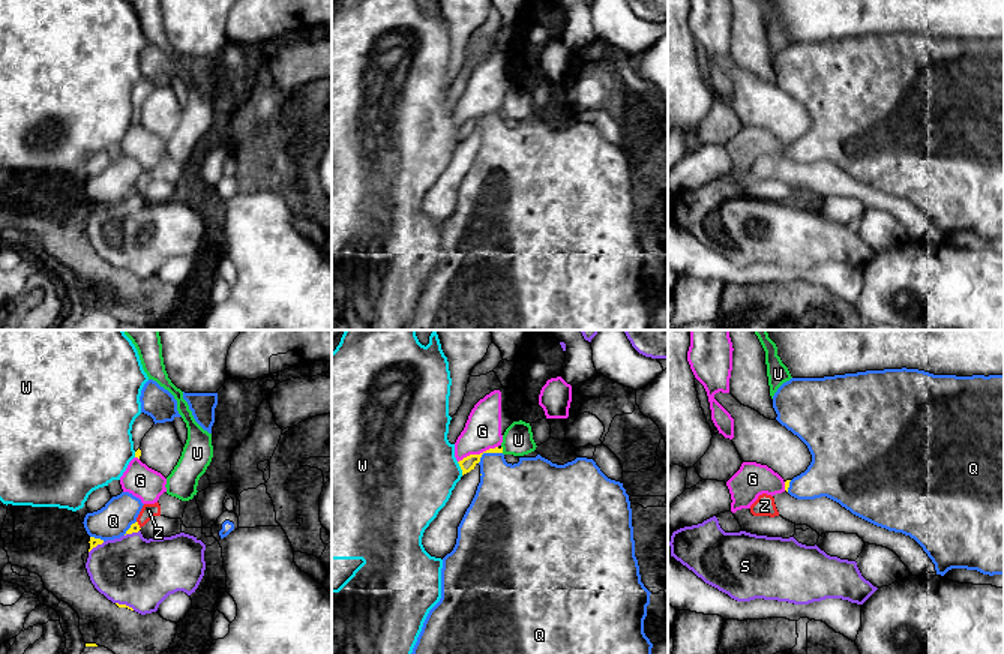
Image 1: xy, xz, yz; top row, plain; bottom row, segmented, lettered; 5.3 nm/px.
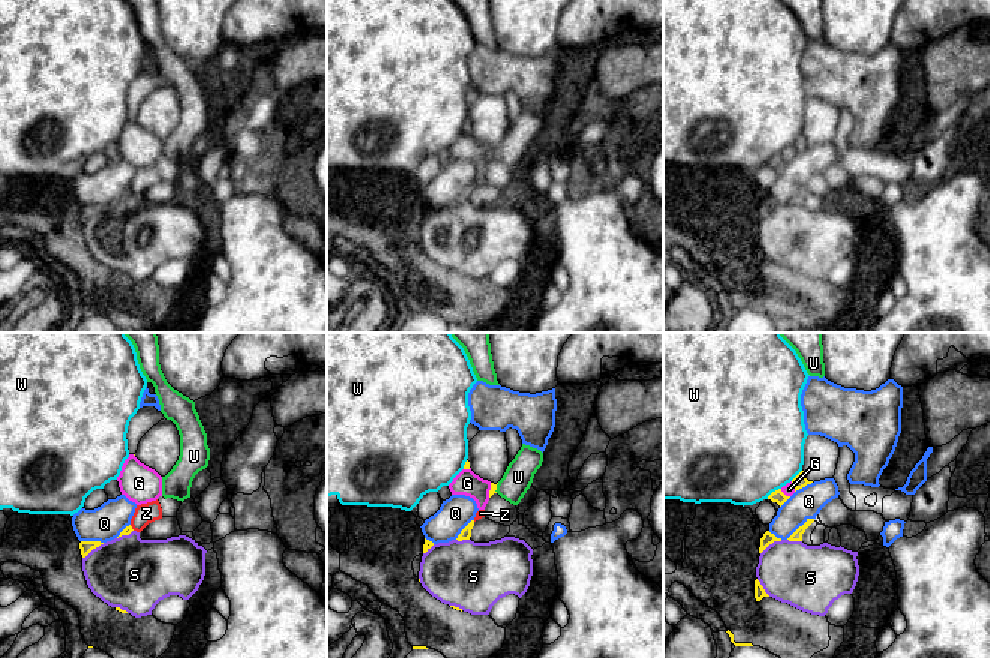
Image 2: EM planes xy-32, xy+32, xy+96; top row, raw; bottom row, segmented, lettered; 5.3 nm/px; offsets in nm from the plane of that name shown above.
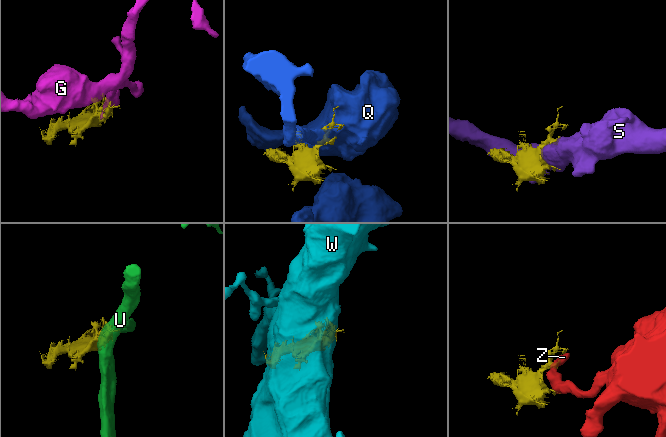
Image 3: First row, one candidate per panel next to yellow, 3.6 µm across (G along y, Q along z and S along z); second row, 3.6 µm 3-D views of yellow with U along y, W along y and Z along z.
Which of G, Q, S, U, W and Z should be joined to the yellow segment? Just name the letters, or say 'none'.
none

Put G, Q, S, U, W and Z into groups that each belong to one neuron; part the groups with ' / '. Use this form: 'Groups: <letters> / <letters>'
Groups: G / Q / S / U / W / Z

